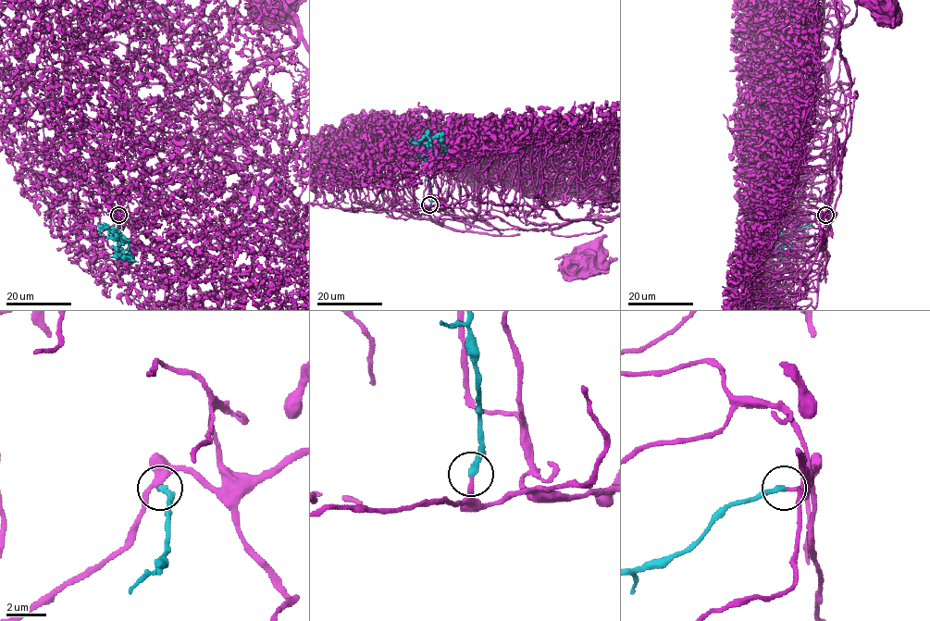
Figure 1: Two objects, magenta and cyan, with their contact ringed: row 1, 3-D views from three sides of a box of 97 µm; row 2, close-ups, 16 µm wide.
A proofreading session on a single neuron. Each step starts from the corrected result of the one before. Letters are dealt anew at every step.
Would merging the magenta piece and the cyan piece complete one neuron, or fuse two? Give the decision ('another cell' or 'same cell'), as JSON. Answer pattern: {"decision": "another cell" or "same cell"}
{"decision": "same cell"}

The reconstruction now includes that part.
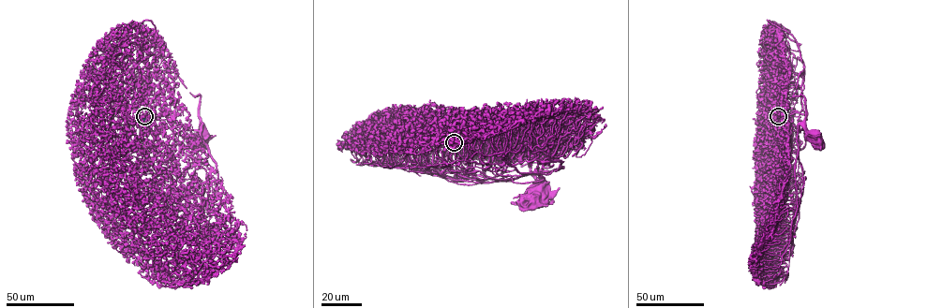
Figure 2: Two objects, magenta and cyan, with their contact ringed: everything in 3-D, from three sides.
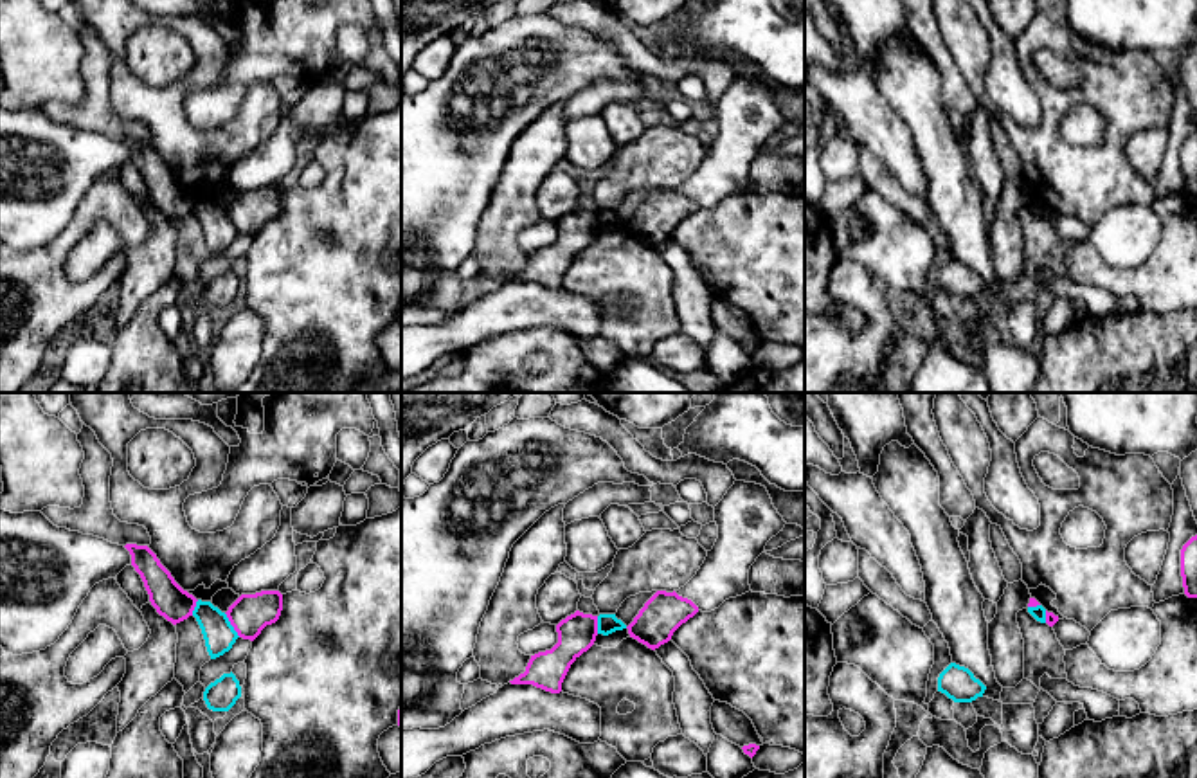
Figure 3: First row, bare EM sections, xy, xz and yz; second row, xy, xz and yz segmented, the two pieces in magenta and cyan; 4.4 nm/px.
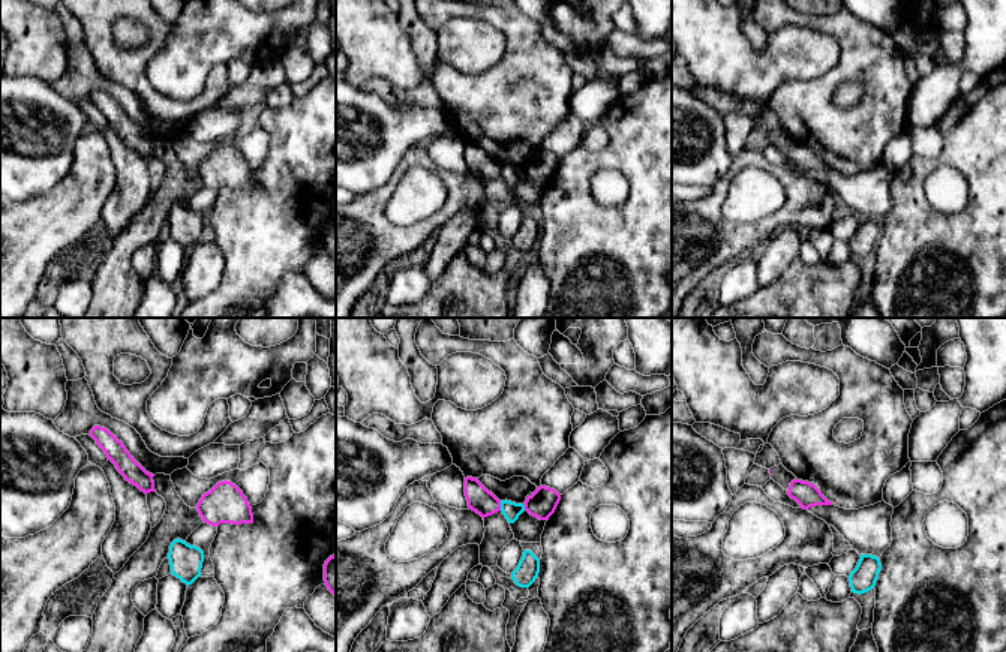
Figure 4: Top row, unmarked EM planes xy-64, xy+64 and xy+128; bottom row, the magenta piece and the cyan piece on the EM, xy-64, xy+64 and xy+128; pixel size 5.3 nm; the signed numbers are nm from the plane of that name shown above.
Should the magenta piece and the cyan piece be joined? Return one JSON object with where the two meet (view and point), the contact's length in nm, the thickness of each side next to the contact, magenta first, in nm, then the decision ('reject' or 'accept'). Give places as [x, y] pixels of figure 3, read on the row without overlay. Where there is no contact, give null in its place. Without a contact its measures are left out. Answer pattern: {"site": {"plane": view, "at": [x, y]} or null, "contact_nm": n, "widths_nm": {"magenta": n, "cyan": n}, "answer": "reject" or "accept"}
{"site": {"plane": "xy", "at": [231, 220]}, "contact_nm": 130, "widths_nm": {"magenta": 180, "cyan": 140}, "answer": "reject"}

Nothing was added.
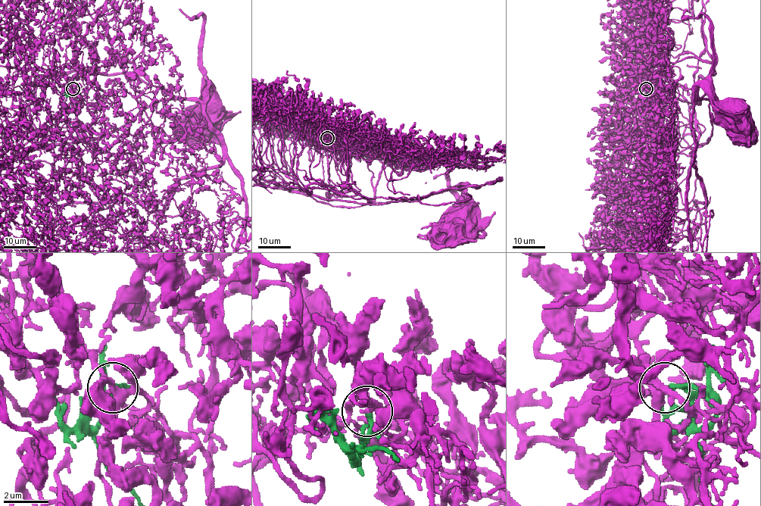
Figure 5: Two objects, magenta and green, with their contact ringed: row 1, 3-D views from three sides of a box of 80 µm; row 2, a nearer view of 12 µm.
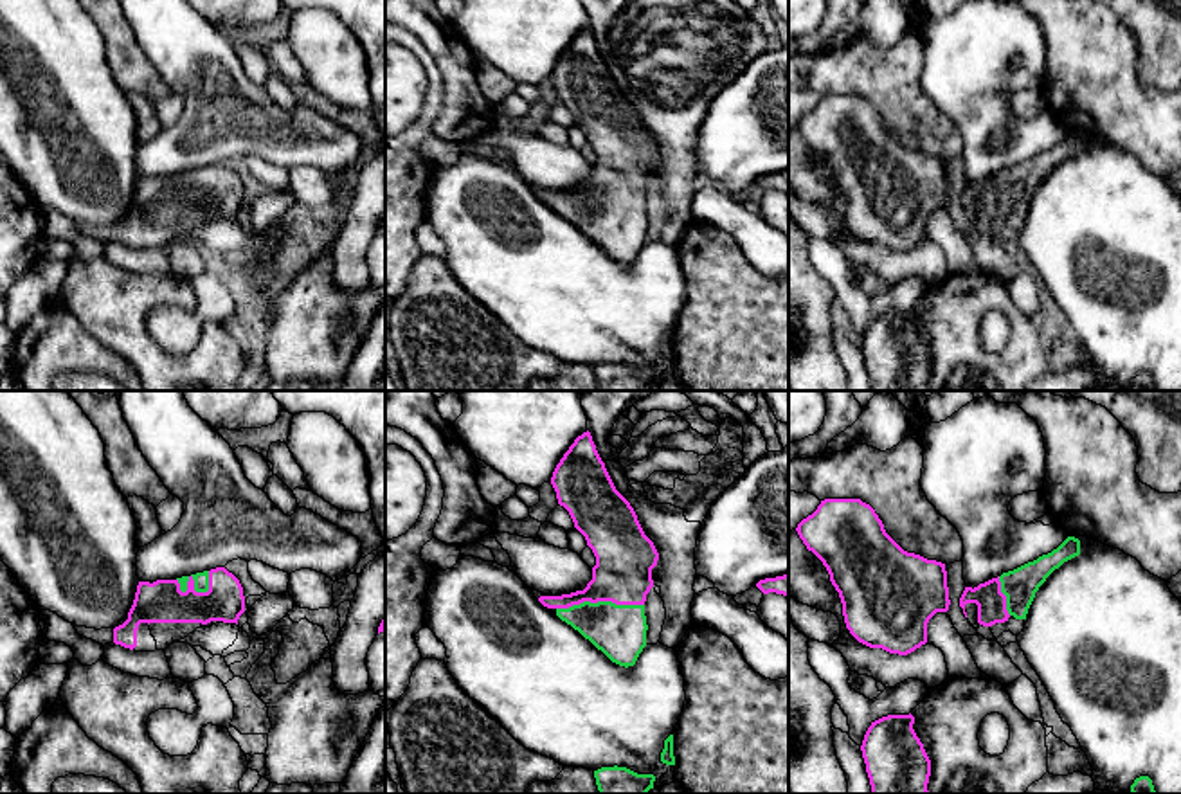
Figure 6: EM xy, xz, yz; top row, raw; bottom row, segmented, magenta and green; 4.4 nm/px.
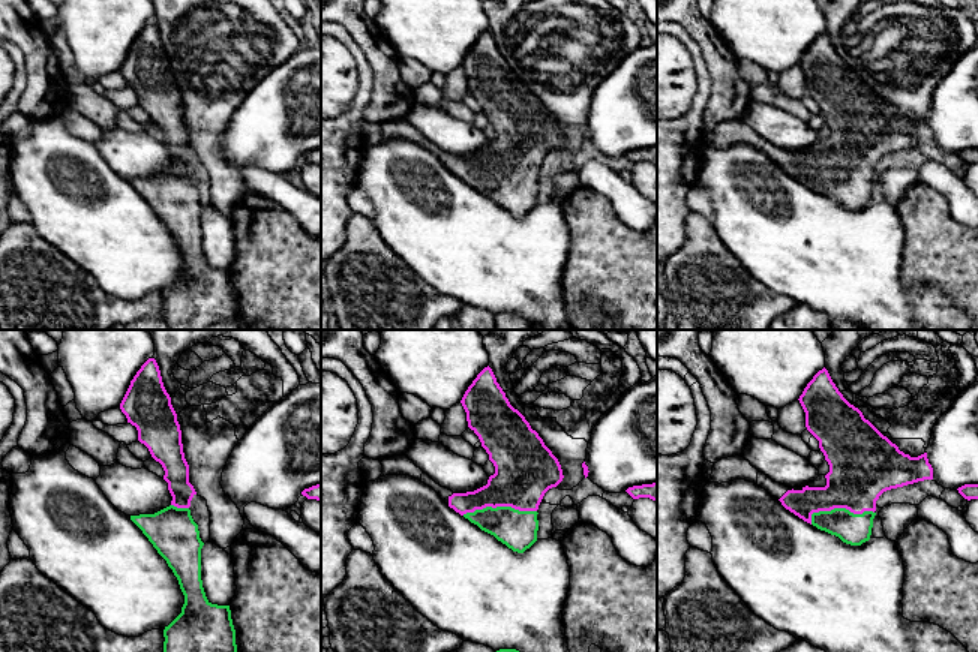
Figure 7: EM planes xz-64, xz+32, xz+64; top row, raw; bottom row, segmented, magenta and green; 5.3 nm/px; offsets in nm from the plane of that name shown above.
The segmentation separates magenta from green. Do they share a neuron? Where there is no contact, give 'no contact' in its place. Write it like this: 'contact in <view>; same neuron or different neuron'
contact in xz; same neuron

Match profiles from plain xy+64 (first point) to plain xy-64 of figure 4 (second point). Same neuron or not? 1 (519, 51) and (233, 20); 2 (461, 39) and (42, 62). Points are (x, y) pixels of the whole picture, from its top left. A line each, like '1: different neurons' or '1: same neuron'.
1: different neurons
2: same neuron

